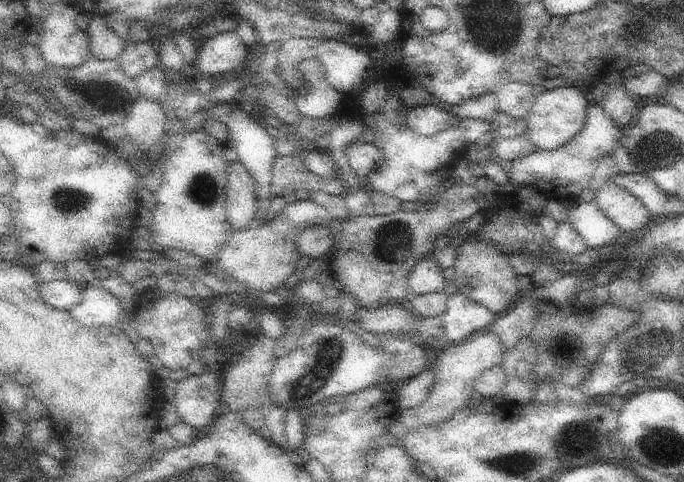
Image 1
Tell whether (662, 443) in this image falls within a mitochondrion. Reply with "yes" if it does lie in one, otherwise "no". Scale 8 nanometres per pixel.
yes

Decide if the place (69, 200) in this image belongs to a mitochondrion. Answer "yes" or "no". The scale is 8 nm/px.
yes

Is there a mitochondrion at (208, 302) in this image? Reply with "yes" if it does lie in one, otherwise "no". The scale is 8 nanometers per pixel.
no

